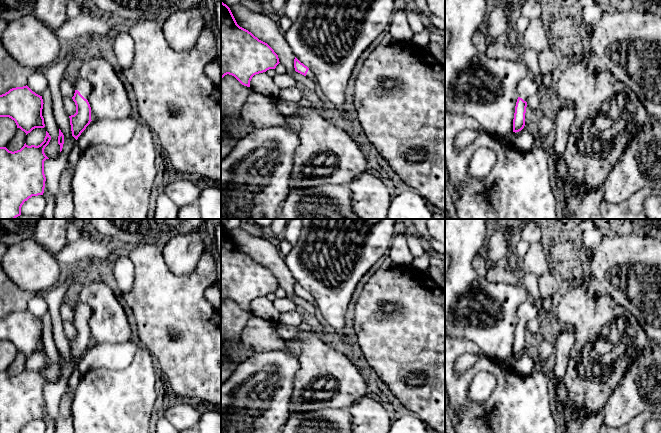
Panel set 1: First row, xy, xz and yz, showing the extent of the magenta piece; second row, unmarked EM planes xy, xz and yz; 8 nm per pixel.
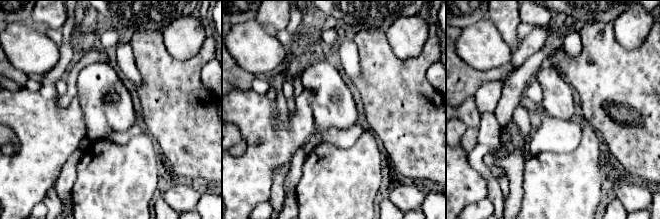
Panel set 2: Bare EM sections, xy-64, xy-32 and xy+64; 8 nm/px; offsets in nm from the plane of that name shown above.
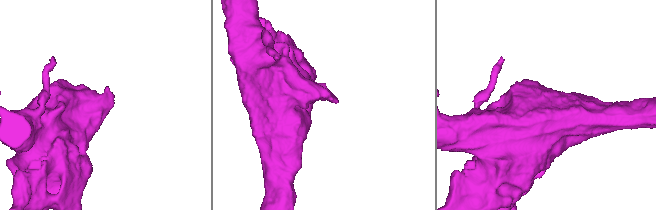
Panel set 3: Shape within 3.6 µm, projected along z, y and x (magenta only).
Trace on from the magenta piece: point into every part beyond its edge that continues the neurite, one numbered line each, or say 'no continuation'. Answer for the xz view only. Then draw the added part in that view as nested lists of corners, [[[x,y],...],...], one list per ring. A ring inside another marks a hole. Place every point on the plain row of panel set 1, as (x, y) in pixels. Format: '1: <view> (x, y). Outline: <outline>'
1: xz (310, 299). Outline: [[[309,293],[307,298],[306,298],[306,301],[310,304],[310,305],[314,305],[316,306],[316,300],[315,298]]]

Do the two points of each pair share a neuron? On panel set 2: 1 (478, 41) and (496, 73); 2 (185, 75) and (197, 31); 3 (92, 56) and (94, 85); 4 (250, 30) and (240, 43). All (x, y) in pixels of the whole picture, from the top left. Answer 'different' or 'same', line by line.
1: different
2: different
3: different
4: same

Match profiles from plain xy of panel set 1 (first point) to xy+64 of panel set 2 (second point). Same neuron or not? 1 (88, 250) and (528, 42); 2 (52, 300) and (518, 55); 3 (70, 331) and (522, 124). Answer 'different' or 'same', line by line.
1: different
2: same
3: same

